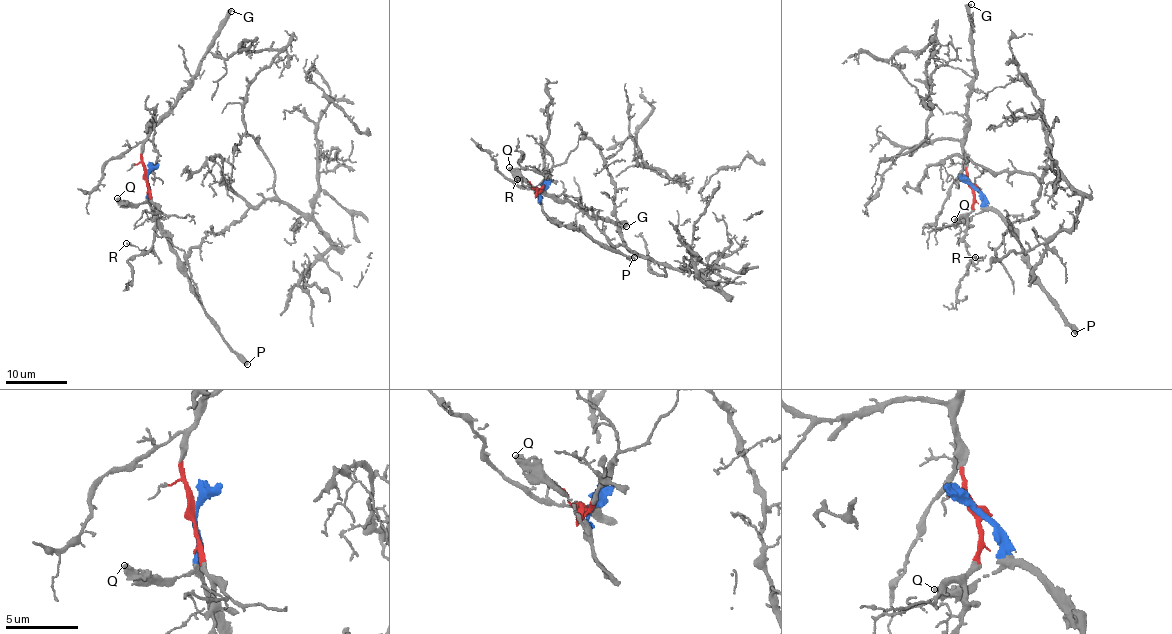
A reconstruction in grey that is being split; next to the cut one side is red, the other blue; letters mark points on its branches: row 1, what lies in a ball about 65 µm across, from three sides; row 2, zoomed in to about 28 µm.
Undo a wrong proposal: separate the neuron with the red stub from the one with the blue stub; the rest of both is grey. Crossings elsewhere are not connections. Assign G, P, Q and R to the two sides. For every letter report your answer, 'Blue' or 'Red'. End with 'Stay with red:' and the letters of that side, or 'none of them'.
G: Red
P: Blue
Q: Blue
R: Red
Stay with red: G, R

